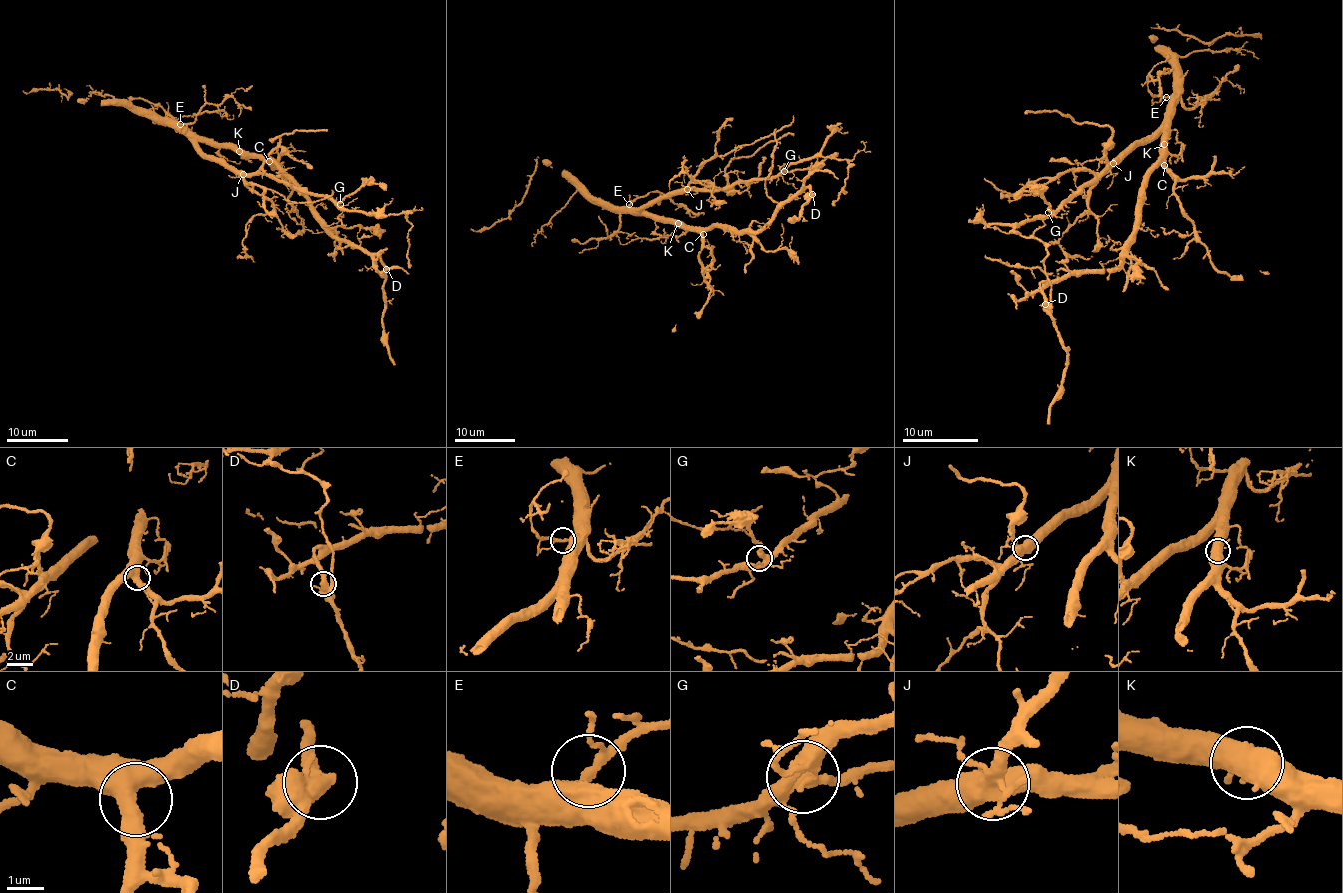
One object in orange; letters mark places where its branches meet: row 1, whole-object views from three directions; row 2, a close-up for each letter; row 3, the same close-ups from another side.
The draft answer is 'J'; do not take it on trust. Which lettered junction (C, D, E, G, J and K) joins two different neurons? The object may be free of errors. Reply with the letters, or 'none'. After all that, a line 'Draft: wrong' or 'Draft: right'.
none
Draft: wrong

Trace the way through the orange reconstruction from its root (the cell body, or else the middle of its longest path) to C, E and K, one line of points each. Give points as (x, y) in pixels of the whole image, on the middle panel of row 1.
C: (655, 218), (675, 219), (703, 234)
E: (655, 218), (632, 213), (629, 204)
K: (655, 218), (675, 219), (677, 223)

